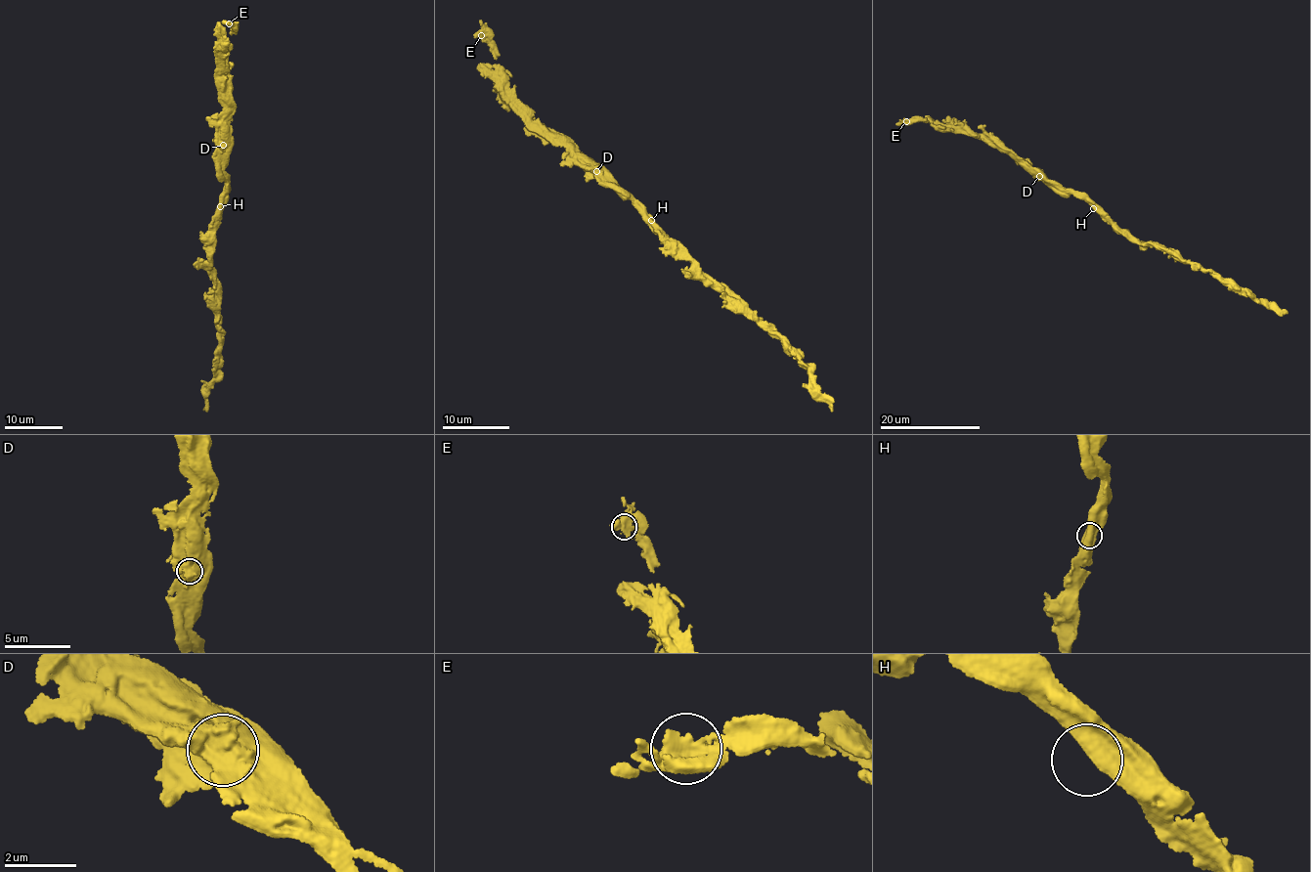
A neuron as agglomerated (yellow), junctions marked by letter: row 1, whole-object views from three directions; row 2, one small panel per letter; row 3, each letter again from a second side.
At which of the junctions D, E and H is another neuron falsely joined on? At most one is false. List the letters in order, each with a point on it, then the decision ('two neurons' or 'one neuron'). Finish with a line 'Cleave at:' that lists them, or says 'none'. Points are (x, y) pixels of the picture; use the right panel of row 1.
D: (1039, 176) | two neurons
E: (906, 121) | one neuron
H: (1093, 208) | one neuron
Cleave at: D

